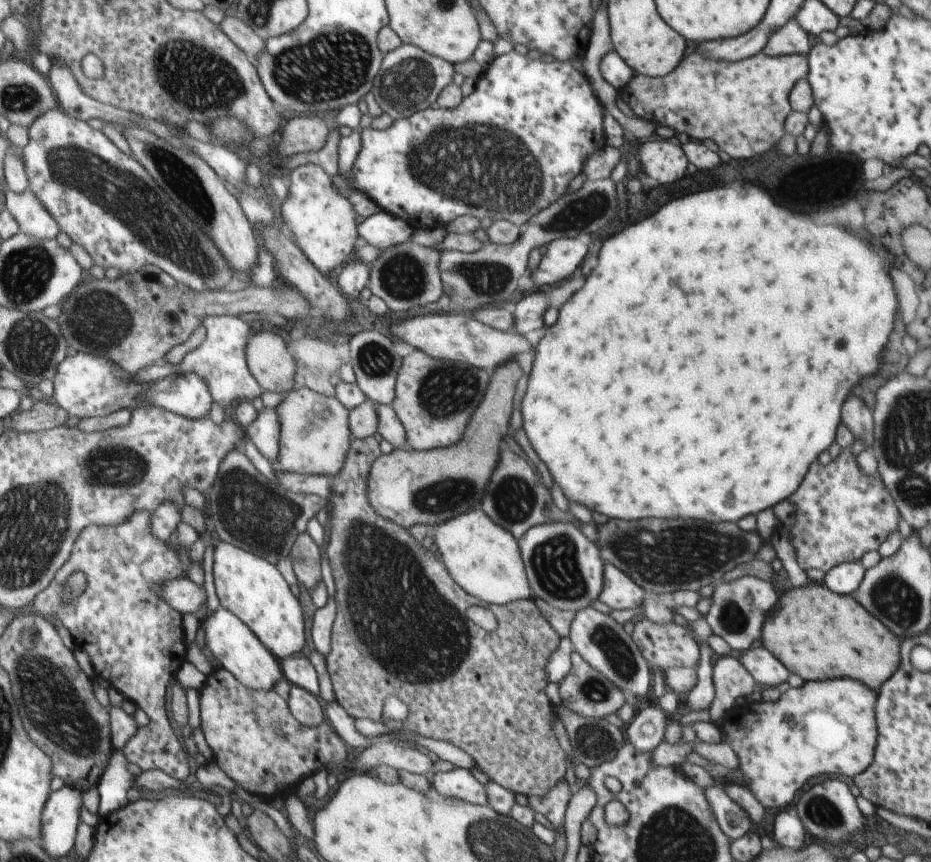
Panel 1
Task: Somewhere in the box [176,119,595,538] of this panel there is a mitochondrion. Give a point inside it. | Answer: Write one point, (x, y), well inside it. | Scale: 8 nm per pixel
(483, 167)

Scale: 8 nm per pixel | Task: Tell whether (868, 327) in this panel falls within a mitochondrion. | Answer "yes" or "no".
yes

